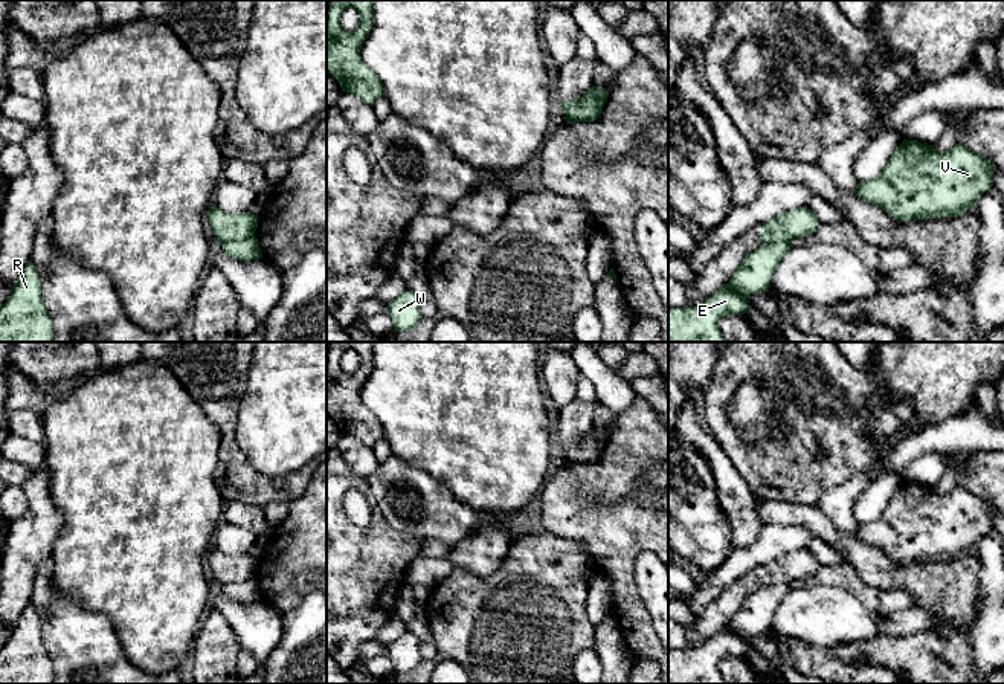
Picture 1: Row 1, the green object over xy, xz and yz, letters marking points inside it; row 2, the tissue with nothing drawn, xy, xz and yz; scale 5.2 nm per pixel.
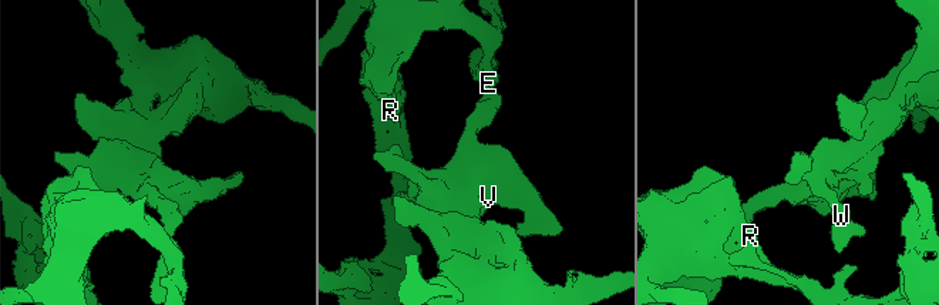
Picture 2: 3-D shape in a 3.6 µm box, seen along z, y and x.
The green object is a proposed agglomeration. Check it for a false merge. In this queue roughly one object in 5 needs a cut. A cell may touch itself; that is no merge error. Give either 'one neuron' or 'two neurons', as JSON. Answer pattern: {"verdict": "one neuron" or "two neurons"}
{"verdict": "two neurons"}

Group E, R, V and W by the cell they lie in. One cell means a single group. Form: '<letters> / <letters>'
E R / V W

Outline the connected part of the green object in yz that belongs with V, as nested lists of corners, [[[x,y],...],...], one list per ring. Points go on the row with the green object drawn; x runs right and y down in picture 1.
[[[903,139],[882,173],[859,182],[854,194],[897,221],[957,217],[993,186],[993,168],[990,159],[961,144],[940,153]]]

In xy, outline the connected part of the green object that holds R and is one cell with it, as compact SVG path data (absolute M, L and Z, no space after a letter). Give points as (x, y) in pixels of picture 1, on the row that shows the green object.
M32 261L21 270L8 301L0 305L0 342L53 342L53 322L44 307Z

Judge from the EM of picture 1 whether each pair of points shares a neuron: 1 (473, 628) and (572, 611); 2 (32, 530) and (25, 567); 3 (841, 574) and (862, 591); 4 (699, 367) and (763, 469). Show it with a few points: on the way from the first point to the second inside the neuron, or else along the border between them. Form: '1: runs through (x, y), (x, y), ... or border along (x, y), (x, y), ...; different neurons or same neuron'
1: runs through (498, 628), (519, 628), (536, 611), (548, 611); same neuron
2: runs through (29, 539), (28, 558); same neuron
3: runs through (846, 577), (858, 588); same neuron
4: border along (717, 358), (710, 380), (702, 388); different neurons

